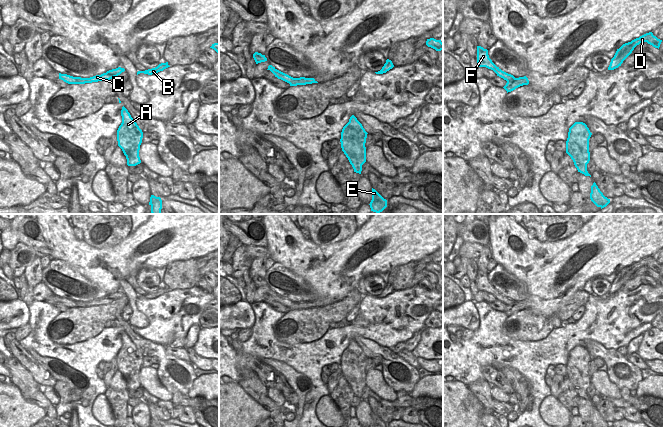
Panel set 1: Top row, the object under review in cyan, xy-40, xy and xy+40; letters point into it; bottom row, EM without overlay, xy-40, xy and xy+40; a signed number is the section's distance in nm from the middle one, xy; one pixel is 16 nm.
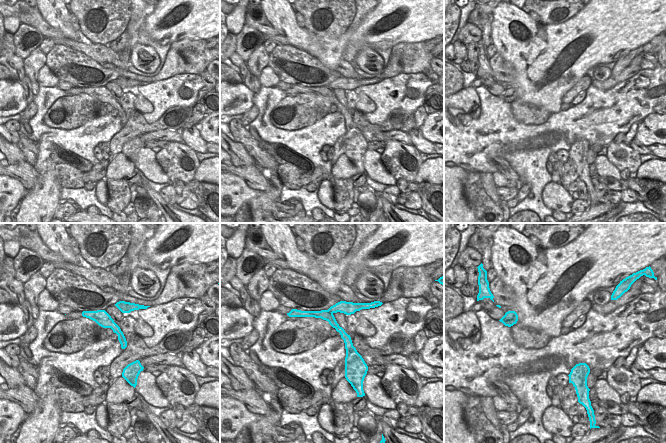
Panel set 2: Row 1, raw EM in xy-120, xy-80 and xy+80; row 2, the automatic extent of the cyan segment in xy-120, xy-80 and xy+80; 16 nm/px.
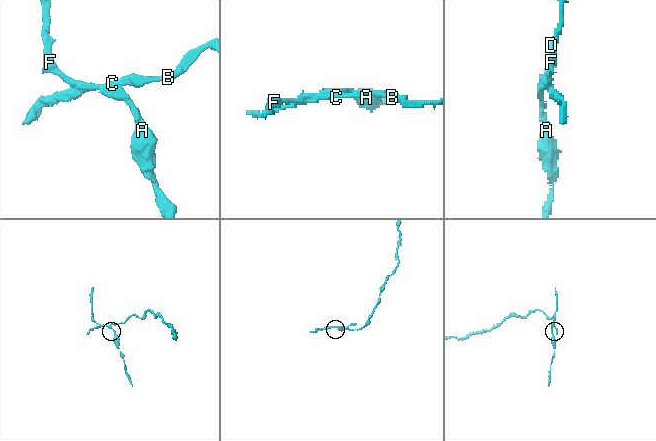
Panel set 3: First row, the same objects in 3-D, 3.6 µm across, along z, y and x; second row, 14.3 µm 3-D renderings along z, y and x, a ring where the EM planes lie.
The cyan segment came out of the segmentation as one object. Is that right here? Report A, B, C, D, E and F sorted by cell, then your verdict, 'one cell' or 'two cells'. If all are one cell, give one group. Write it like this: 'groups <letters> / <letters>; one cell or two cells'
groups A E F / B C D; two cells

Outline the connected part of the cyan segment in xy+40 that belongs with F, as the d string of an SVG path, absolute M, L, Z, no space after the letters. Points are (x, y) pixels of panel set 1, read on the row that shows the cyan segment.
M477 46L477 64L479 67L486 67L493 70L497 74L497 76L507 81L507 86L514 84L516 78L497 67L489 58L488 50L484 49L481 46Z

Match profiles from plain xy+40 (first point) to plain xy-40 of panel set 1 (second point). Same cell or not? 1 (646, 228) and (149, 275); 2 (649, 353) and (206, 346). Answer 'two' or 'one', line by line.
1: two
2: one

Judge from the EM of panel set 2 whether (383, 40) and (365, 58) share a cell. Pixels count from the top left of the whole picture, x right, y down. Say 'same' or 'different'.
different

